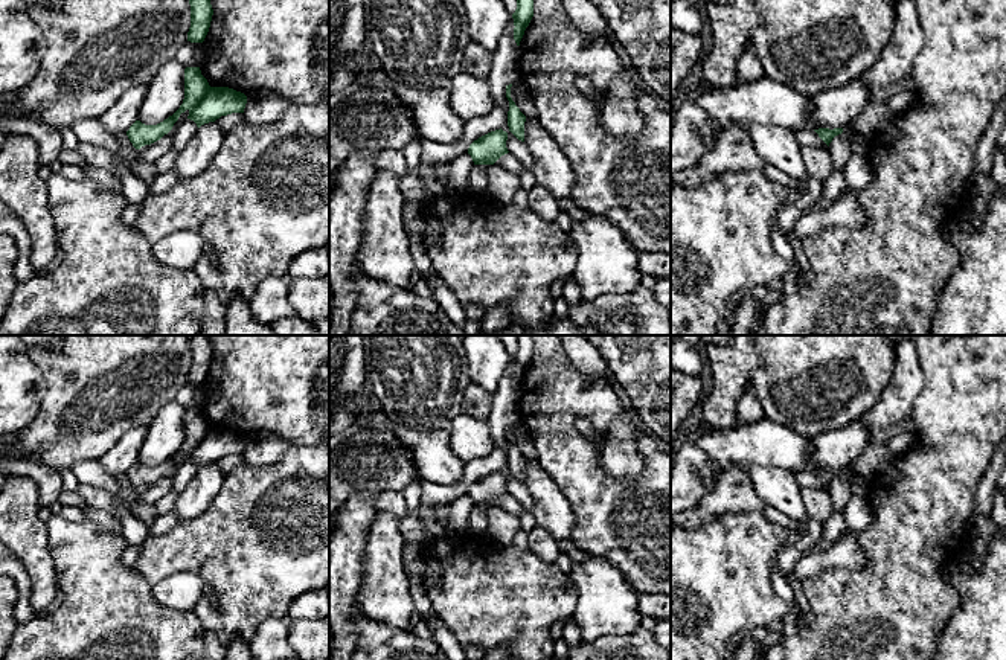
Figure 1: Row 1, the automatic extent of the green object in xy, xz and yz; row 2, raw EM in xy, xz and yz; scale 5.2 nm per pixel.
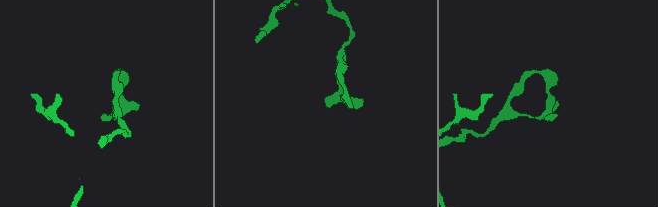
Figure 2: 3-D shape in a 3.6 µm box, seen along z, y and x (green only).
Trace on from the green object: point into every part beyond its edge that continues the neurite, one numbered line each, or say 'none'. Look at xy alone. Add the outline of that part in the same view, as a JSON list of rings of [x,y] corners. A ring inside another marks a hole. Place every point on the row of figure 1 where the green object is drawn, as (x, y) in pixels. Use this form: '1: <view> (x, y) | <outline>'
none

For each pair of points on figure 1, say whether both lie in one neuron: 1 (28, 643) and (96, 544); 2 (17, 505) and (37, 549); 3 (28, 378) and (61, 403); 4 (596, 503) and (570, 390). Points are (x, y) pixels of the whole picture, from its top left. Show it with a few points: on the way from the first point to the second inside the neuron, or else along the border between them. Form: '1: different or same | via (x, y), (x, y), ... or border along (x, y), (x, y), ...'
1: same | via (55, 625), (92, 589), (92, 572)
2: same | via (17, 515), (17, 525), (26, 538)
3: different | border along (31, 357), (43, 377), (44, 395), (29, 422)
4: same | via (579, 476), (573, 462), (566, 454), (566, 418)

